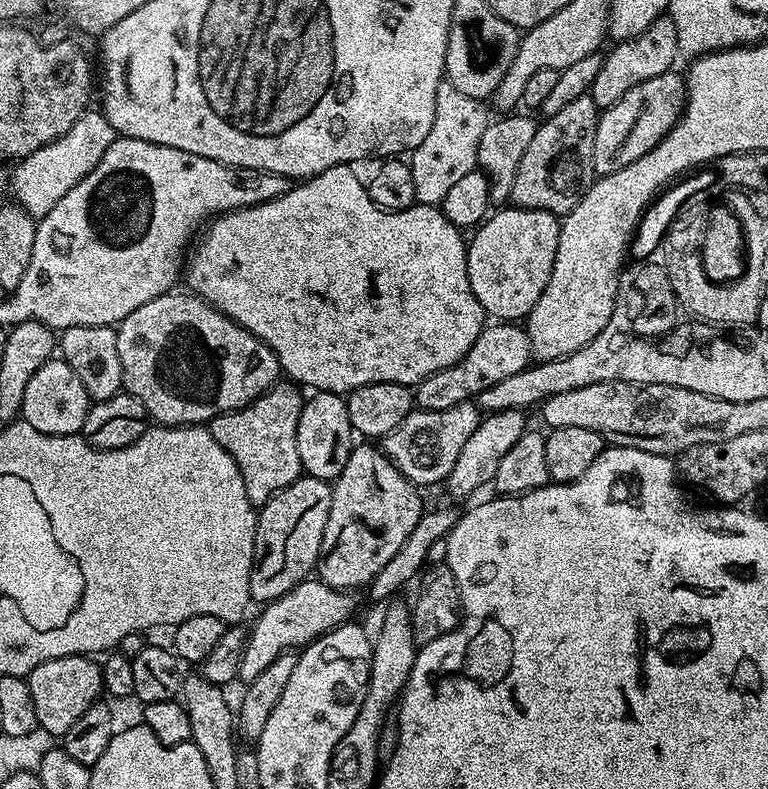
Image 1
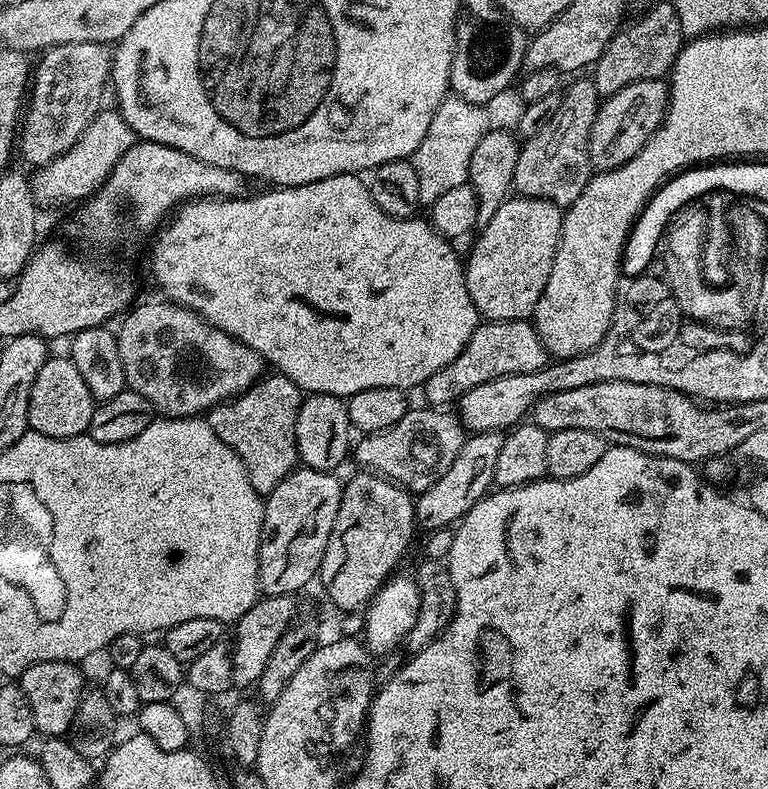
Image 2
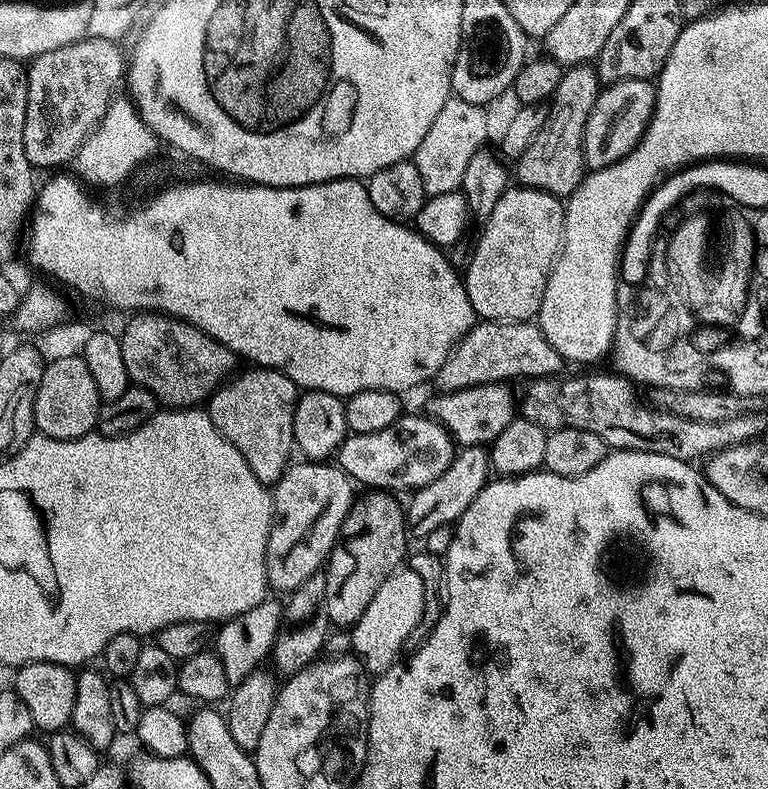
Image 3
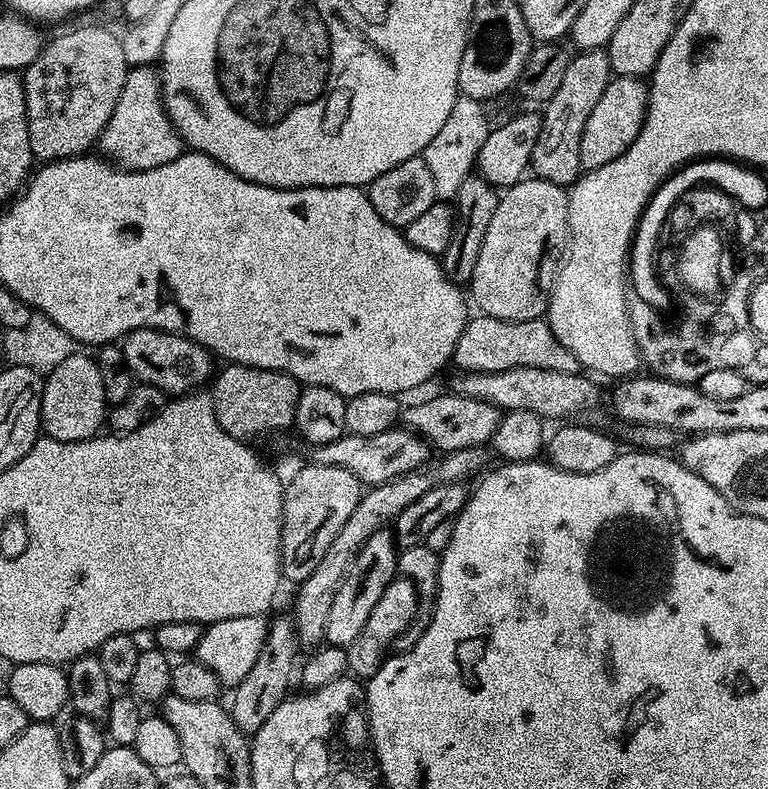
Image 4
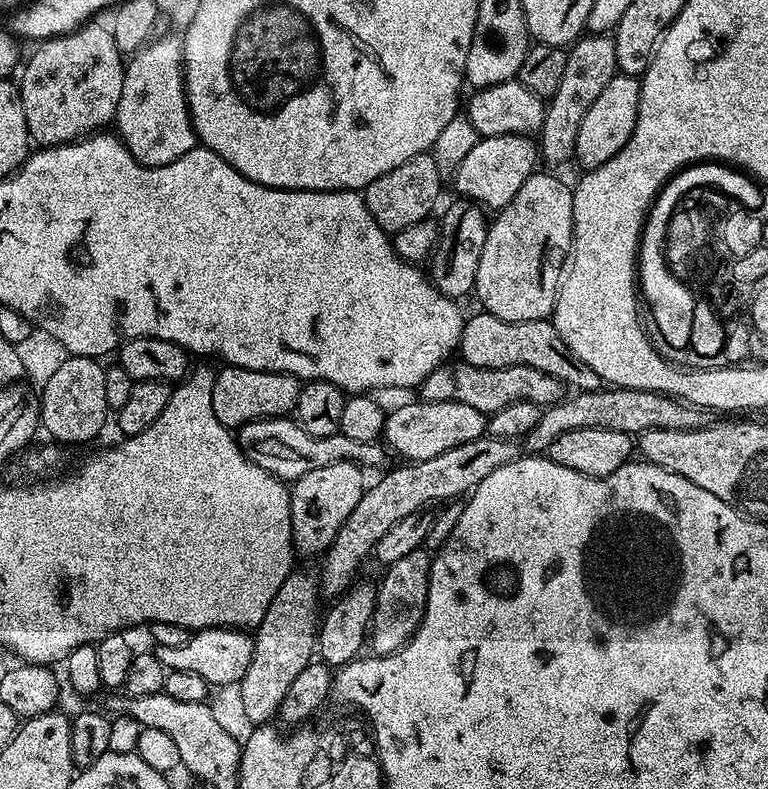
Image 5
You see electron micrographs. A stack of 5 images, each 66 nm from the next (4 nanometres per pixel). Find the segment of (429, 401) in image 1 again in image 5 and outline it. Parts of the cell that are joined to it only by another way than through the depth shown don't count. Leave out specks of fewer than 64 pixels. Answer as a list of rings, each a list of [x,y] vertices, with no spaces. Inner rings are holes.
[[[483,310],[477,313],[477,316],[469,315],[465,319],[460,335],[458,356],[463,363],[487,368],[534,366],[534,370],[546,370],[546,374],[558,378],[576,392],[595,392],[601,387],[600,376],[594,374],[594,370],[590,370],[590,366],[586,366],[566,342],[562,342],[558,330],[548,320],[506,322]]]

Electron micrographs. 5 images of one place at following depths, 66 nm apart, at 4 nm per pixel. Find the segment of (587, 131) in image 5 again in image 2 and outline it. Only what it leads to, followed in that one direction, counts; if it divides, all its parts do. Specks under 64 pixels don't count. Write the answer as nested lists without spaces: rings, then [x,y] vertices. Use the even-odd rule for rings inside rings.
[[[663,79],[643,80],[626,86],[626,90],[618,90],[618,94],[603,97],[590,130],[590,158],[596,172],[609,172],[630,162],[646,146],[668,112],[669,91]]]

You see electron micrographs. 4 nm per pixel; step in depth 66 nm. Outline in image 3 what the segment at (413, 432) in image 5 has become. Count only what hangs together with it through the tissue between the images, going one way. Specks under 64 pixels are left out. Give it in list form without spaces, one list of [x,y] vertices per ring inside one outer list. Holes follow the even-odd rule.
[[[507,383],[503,384],[483,384],[482,386],[474,386],[473,388],[463,388],[462,390],[454,390],[453,392],[440,392],[429,402],[426,408],[427,415],[431,416],[452,436],[453,441],[460,448],[478,448],[481,446],[491,445],[493,440],[498,438],[498,434],[502,434],[502,430],[506,430],[506,426],[510,426],[512,420],[518,416],[518,400]]]

